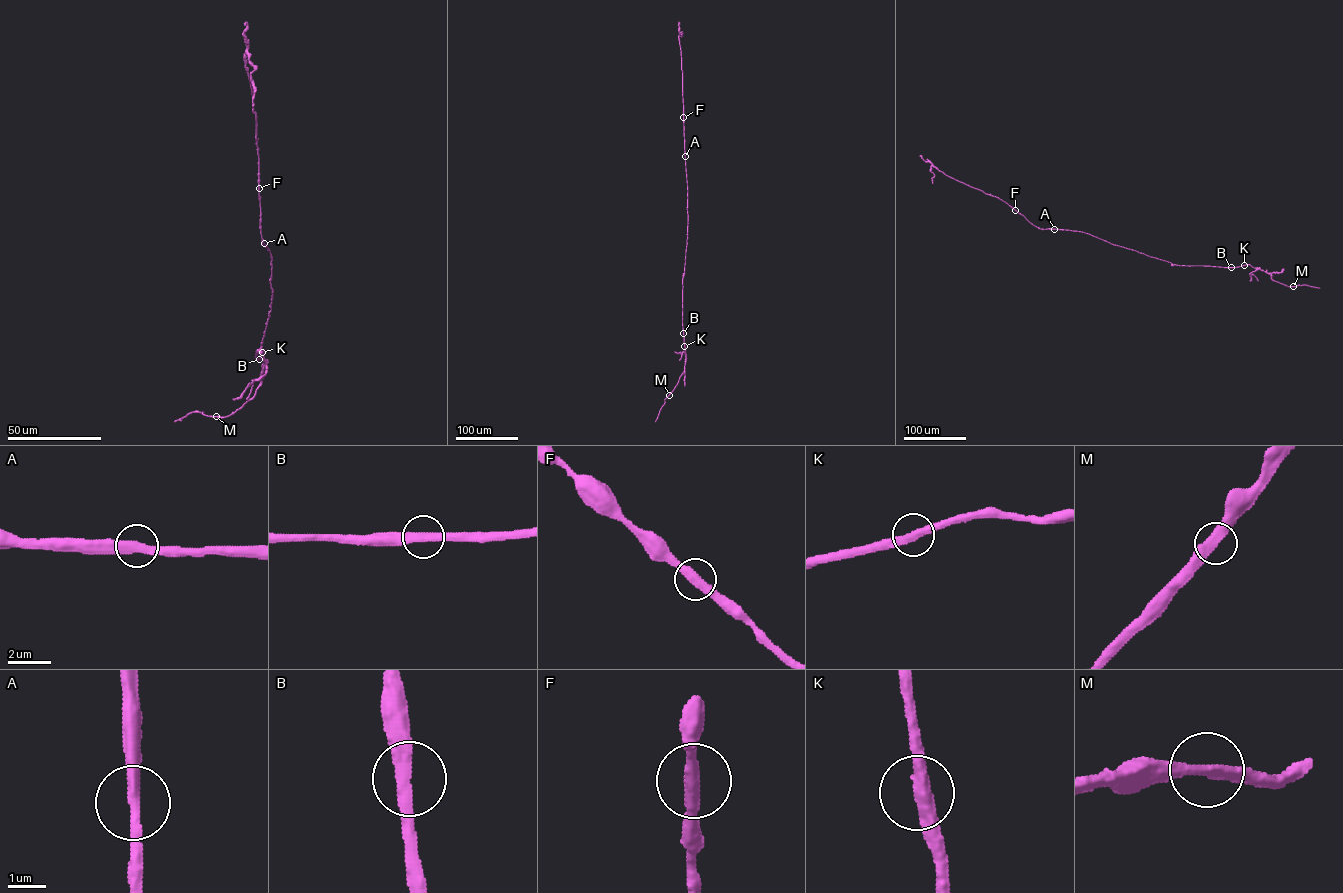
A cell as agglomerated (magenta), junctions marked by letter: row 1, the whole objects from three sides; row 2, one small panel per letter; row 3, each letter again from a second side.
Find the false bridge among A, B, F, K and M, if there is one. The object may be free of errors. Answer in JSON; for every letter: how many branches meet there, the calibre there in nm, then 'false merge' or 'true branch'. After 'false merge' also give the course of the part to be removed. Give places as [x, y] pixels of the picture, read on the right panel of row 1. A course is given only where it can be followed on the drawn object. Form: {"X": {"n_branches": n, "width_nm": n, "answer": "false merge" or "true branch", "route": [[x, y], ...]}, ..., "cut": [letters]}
{"A": {"n_branches": 2, "width_nm": 380, "answer": "true branch"}, "B": {"n_branches": 2, "width_nm": 380, "answer": "true branch"}, "F": {"n_branches": 2, "width_nm": 400, "answer": "true branch"}, "K": {"n_branches": 2, "width_nm": 360, "answer": "true branch"}, "M": {"n_branches": 2, "width_nm": 400, "answer": "true branch"}, "cut": []}

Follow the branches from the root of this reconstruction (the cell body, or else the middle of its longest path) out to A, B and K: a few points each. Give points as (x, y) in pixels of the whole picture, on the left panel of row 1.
A: (272, 292), (272, 259), (264, 243)
B: (272, 292), (261, 347), (255, 356), (259, 359)
K: (272, 292), (271, 310), (261, 347), (256, 352), (257, 359), (262, 352)

